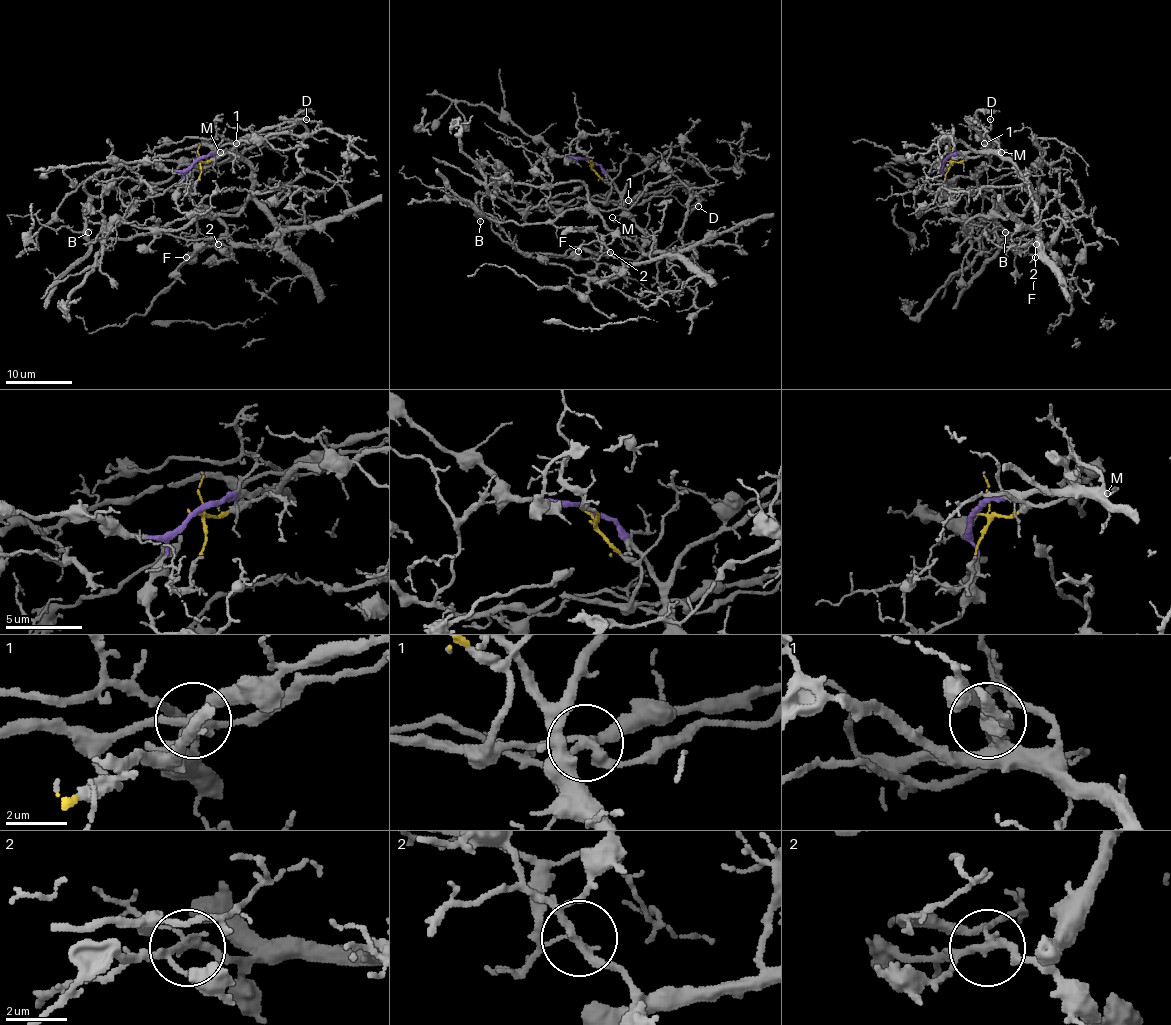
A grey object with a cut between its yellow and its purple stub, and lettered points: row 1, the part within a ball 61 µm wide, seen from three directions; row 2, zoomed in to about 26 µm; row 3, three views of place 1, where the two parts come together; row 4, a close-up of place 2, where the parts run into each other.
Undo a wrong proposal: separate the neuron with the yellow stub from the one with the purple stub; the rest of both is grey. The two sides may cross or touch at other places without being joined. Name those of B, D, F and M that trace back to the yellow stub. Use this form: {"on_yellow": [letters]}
{"on_yellow": ["B", "D"]}

